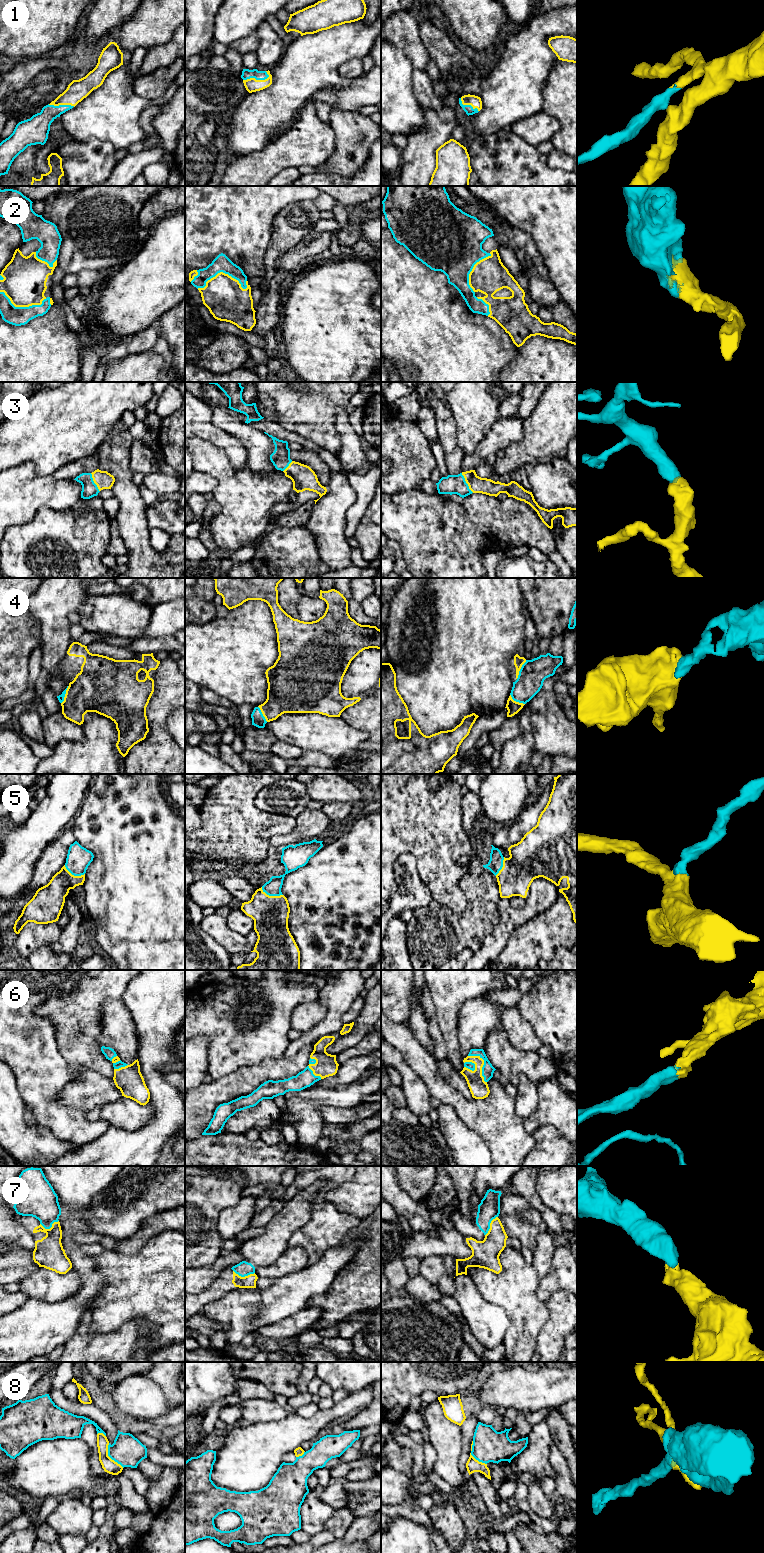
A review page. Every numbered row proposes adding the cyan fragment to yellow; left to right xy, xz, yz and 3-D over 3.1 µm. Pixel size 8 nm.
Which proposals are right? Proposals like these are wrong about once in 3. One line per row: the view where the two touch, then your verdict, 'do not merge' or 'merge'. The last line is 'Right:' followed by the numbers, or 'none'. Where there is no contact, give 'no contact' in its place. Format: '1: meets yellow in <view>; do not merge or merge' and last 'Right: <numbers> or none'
1: meets yellow in xz; merge
2: meets yellow in xz; merge
3: meets yellow in yz; merge
4: meets yellow in yz; merge
5: meets yellow in xz; merge
6: meets yellow in yz; merge
7: meets yellow in xz; do not merge
8: meets yellow in xy; do not merge
Right: 1, 2, 3, 4, 5, 6

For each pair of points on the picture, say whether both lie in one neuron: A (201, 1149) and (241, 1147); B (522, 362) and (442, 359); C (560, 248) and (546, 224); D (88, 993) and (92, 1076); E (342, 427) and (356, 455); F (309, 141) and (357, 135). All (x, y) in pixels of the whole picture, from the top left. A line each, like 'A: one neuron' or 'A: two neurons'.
A: one neuron
B: two neurons
C: one neuron
D: two neurons
E: one neuron
F: two neurons

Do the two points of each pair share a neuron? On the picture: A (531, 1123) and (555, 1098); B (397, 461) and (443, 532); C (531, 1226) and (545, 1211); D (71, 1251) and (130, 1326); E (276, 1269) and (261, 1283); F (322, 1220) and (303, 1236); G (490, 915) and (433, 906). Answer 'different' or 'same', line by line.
A: same
B: different
C: different
D: different
E: different
F: same
G: same

